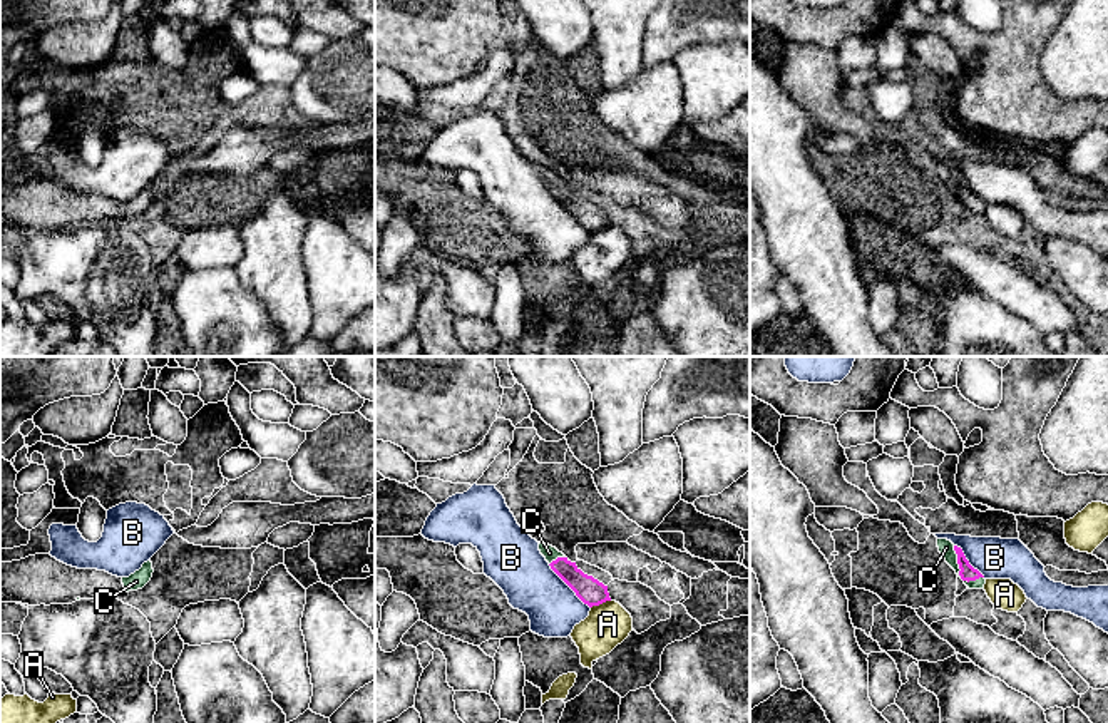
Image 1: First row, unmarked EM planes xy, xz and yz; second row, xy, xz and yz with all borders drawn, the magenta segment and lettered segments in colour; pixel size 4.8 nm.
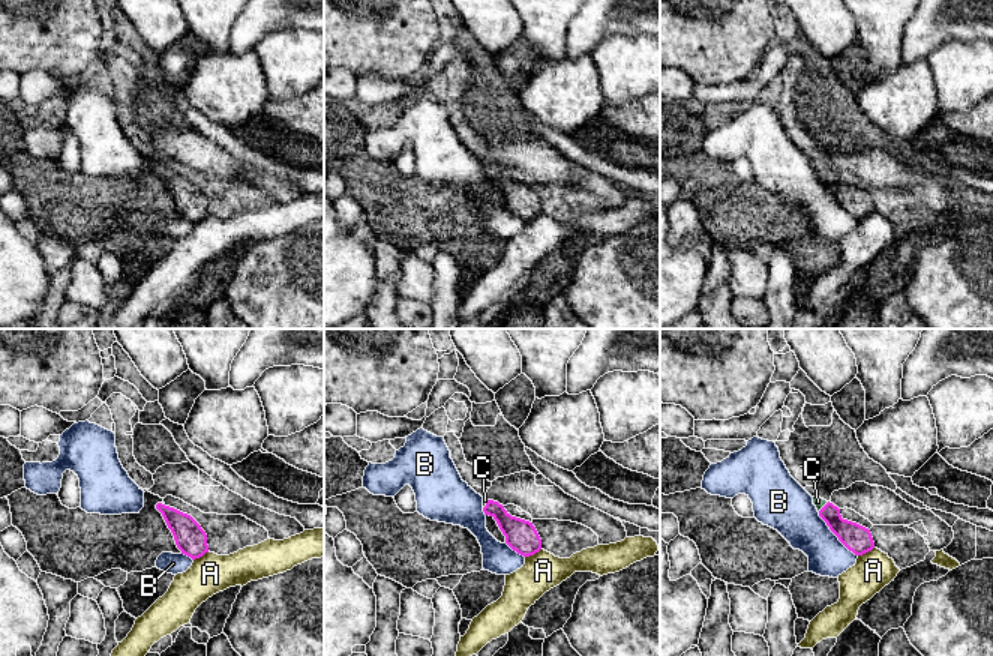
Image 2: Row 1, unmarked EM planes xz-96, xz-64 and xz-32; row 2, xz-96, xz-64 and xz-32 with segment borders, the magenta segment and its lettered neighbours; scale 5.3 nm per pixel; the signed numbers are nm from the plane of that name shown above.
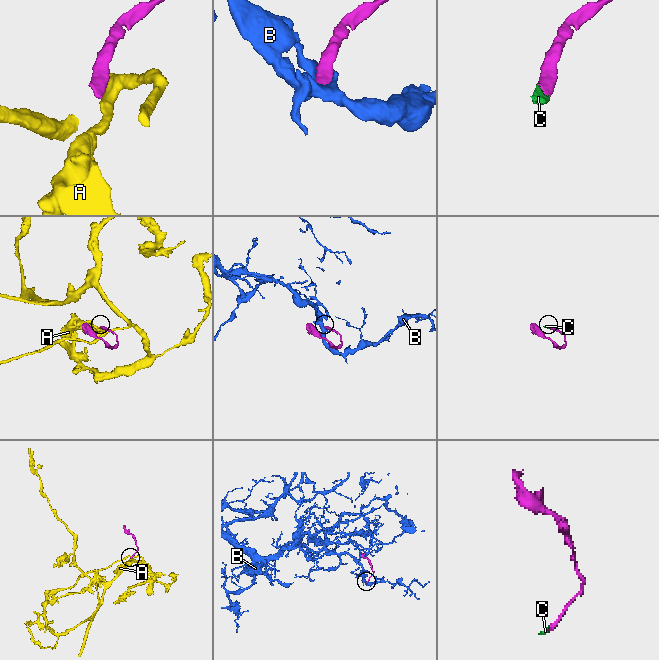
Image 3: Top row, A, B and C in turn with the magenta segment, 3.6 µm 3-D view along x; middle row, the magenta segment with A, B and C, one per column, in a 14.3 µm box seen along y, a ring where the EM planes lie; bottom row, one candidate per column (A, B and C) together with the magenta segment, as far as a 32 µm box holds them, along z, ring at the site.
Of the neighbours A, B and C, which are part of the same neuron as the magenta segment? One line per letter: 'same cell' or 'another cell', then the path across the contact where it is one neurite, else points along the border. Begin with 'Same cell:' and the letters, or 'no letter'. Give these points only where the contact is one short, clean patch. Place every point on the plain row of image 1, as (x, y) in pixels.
Same cell: C
A: another cell; border along xz (610, 225), (591, 233)
B: another cell
C: same cell; runs through yz (968, 198), (958, 186), (946, 173)

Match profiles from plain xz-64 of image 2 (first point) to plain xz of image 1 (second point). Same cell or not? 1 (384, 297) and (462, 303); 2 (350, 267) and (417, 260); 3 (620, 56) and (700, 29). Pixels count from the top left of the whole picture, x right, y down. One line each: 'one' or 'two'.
1: two
2: two
3: two

